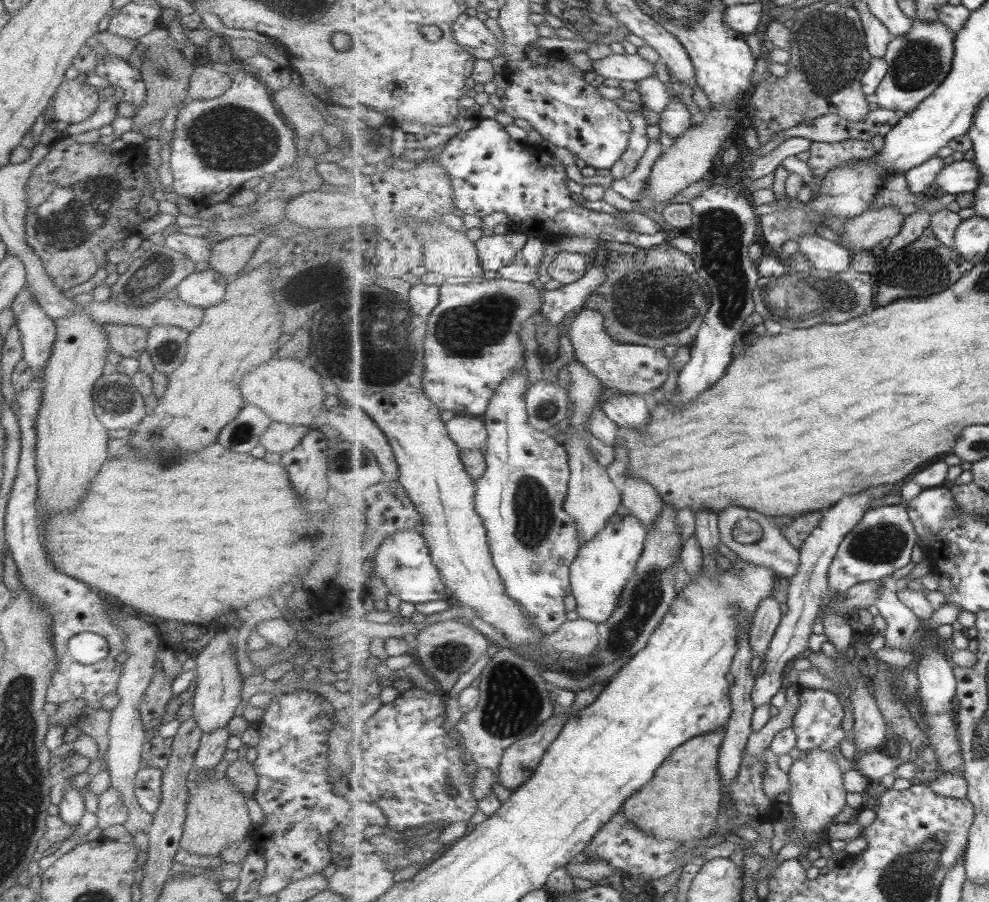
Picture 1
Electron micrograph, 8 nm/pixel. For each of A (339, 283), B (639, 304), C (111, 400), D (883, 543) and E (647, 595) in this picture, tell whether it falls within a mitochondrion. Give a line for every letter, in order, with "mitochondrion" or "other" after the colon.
A: mitochondrion
B: mitochondrion
C: mitochondrion
D: mitochondrion
E: mitochondrion

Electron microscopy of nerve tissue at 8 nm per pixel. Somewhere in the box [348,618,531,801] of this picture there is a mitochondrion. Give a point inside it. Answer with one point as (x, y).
(448, 658)

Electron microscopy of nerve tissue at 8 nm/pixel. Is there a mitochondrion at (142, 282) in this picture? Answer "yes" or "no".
yes

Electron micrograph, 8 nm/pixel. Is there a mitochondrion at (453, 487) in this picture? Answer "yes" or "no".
no

